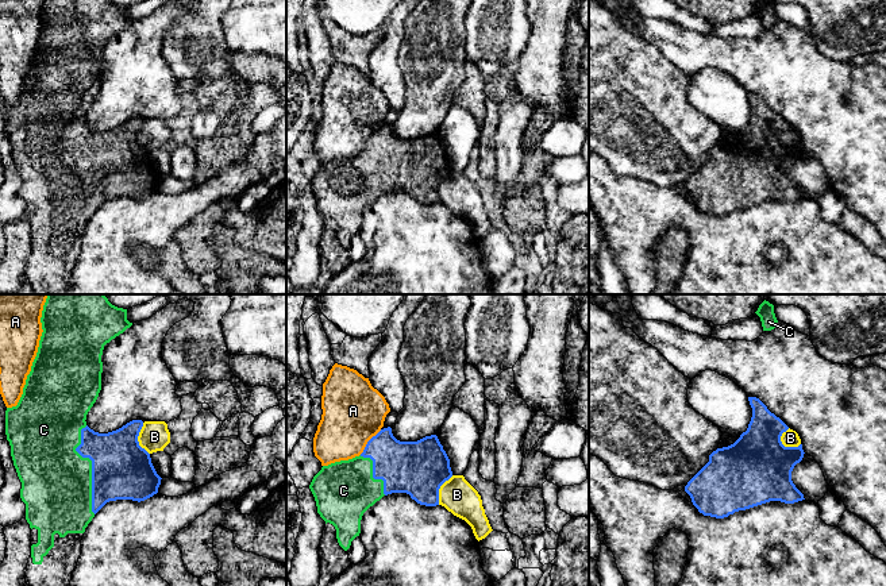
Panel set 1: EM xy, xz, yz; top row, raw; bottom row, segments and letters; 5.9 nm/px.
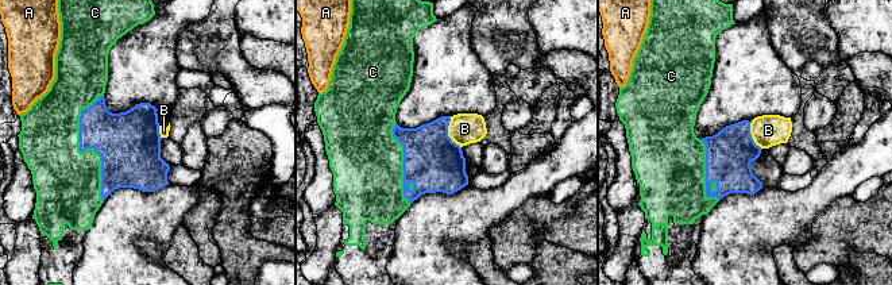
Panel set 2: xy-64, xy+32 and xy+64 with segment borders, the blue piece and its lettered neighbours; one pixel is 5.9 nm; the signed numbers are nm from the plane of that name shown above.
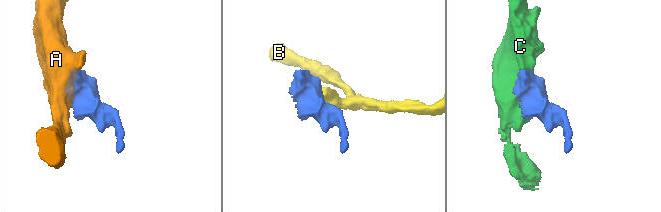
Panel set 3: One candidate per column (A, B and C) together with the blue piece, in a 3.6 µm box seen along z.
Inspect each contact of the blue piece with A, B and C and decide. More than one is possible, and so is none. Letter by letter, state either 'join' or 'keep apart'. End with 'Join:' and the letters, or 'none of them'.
A: keep apart
B: keep apart
C: join
Join: C

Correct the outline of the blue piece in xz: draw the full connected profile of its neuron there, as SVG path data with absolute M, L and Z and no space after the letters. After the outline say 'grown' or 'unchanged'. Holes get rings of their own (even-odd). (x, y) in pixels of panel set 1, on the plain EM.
M388 124L367 139L359 154L323 163L313 174L309 186L315 194L317 211L325 221L335 224L338 240L347 248L361 231L363 211L384 193L407 190L420 203L436 204L439 186L451 174L450 157L436 132L417 139L400 139Z; grown

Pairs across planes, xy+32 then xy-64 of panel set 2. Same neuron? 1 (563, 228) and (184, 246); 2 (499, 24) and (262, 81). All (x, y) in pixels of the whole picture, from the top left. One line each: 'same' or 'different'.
1: different
2: same

